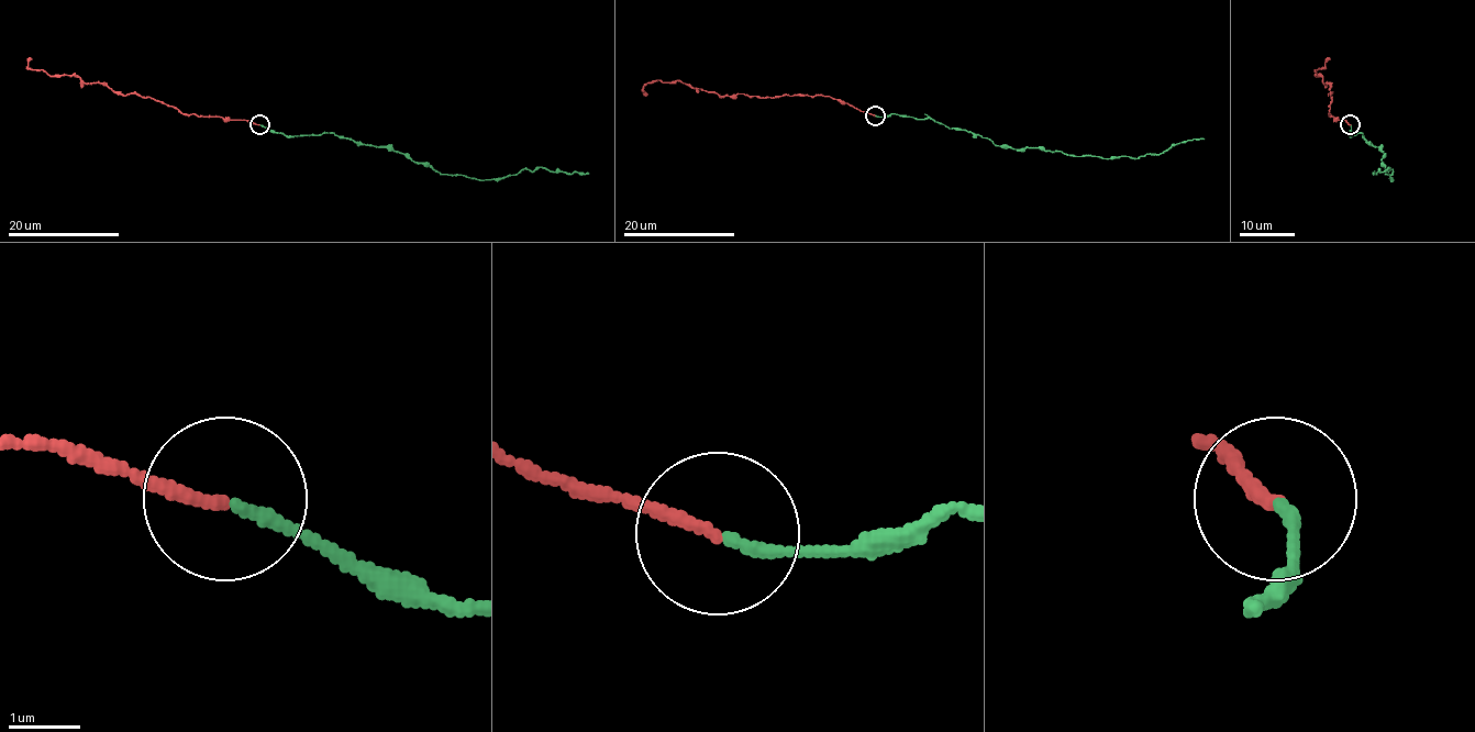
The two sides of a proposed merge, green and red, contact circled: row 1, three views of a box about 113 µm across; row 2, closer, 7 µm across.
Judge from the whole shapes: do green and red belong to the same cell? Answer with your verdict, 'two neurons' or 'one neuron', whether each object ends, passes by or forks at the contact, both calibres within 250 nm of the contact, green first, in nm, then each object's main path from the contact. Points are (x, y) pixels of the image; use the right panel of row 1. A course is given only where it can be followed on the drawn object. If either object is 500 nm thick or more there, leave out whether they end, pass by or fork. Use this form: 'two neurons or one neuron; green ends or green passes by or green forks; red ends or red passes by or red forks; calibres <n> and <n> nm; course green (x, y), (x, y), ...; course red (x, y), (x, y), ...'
two neurons; green ends; red ends; calibres 150 and 160 nm; course green (1349, 124), (1351, 135), (1362, 133), (1370, 144), (1379, 146), (1385, 174), (1393, 179), (1388, 167), (1373, 172); course red (1349, 124), (1330, 117), (1330, 86), (1316, 76), (1315, 70), (1330, 58)

